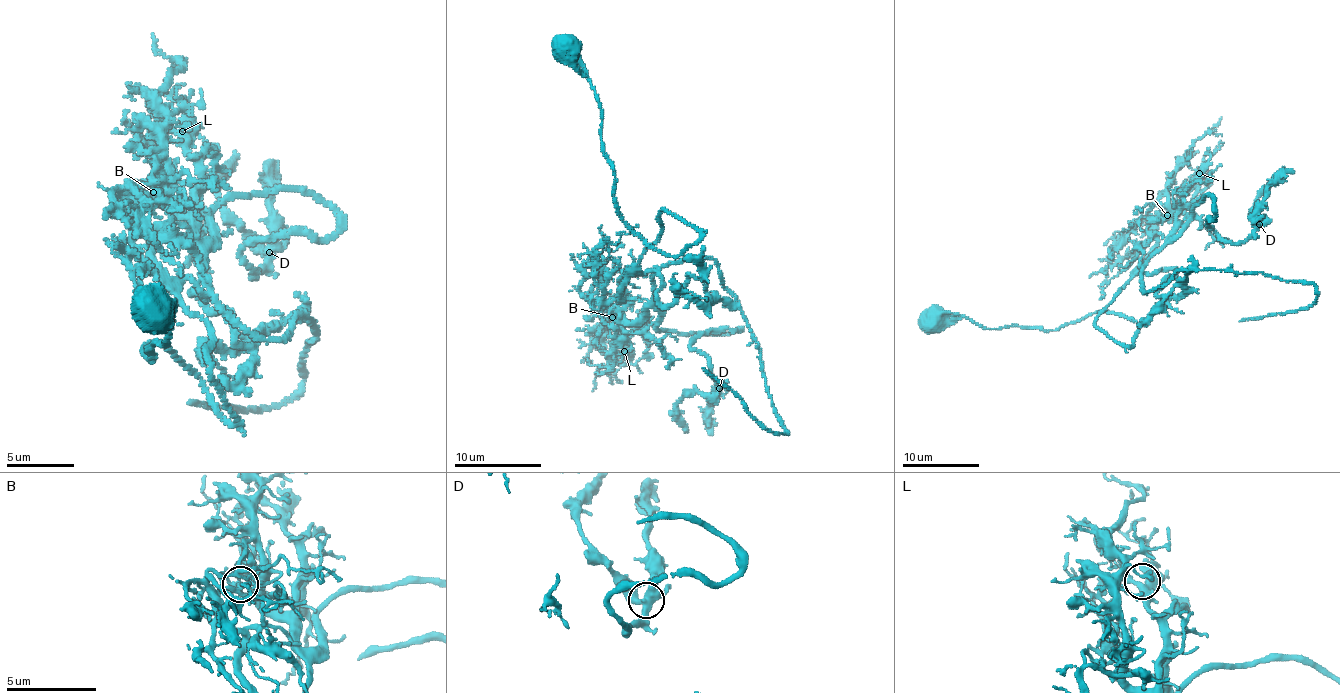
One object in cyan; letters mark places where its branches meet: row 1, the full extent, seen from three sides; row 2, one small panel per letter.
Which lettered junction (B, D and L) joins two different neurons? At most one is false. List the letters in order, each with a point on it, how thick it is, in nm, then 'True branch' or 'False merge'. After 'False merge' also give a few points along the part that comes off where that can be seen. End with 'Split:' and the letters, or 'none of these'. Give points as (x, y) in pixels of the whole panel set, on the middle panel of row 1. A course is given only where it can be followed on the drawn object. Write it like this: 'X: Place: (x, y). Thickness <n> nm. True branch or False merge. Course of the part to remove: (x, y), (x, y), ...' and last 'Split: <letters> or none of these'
B: Place: (612, 317). Thickness 160 nm. False merge. Course of the part to remove: (612, 317), (642, 314), (665, 266), (714, 259), (759, 344), (786, 429), (762, 429), (702, 368)
D: Place: (719, 388). Thickness 400 nm. True branch
L: Place: (624, 351). Thickness 380 nm. True branch
Split: B

